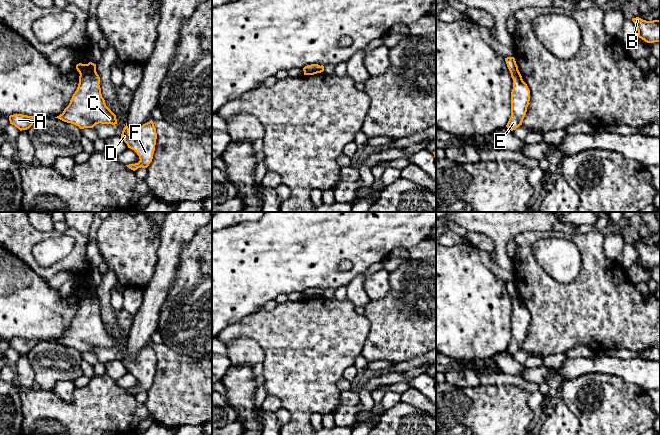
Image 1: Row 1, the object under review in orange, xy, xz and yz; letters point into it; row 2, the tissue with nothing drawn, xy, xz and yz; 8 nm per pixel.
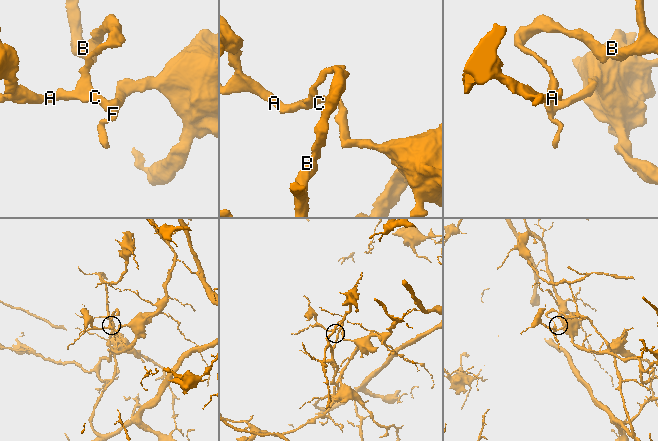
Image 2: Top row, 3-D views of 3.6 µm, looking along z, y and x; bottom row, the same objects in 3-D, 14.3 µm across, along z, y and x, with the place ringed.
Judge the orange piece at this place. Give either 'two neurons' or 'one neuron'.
two neurons

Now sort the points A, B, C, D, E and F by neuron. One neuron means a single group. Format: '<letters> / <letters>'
A C D E F / B

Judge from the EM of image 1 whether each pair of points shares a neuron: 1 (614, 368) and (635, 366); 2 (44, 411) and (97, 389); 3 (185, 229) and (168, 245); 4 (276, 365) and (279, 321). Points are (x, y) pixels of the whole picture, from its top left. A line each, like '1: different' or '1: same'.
1: same
2: same
3: same
4: same

